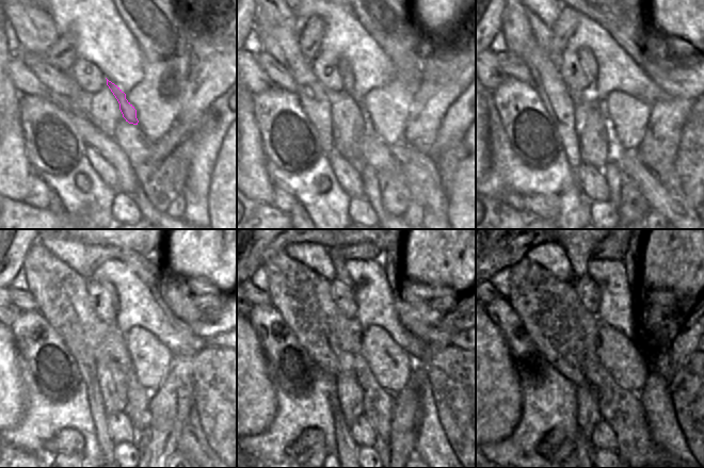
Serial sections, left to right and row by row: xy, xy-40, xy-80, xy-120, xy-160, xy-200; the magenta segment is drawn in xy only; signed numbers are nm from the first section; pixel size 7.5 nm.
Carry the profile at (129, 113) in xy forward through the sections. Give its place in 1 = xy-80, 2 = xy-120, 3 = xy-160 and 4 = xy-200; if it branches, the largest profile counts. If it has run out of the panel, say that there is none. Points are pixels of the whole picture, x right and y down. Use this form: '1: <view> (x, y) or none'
1: xy-80 (587, 60)
2: xy-120 (107, 285)
3: xy-160 (339, 265)
4: xy-200 (578, 251)

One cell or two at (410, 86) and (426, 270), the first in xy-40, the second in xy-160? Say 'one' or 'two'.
two

